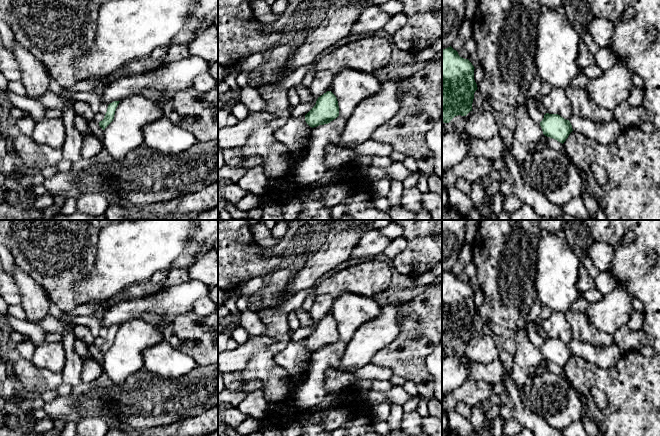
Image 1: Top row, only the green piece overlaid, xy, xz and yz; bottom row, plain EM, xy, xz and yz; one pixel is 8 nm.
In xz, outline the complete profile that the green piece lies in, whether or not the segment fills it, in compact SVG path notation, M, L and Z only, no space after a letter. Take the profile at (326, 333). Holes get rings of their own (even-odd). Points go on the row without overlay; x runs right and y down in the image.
M327 315L318 321L315 330L305 339L306 347L314 352L328 348L339 340L339 330L336 320Z

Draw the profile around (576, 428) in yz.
M582 420L572 422L569 426L564 428L562 431L563 436L588 436Z

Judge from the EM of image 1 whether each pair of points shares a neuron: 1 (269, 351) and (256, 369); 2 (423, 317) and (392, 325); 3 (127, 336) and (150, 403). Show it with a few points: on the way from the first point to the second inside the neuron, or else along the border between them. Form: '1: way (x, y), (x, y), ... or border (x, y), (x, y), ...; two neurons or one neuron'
1: way (266, 355), (260, 365); one neuron
2: border (404, 303), (398, 311), (401, 331), (389, 344); two neurons
3: border (144, 367), (131, 373), (121, 384); two neurons

